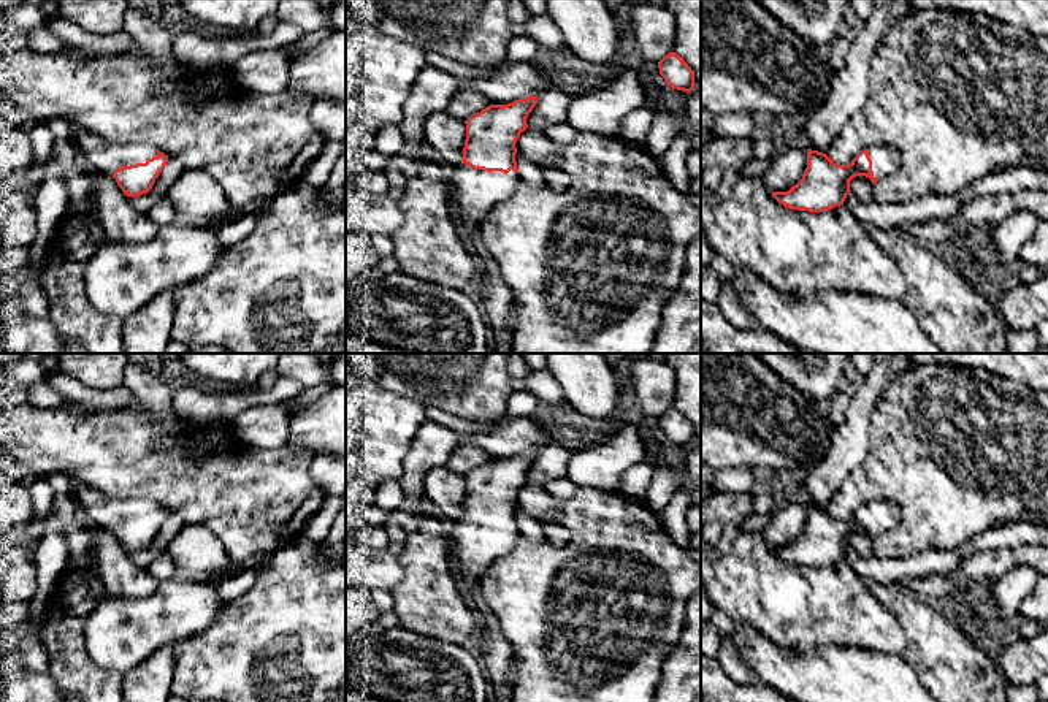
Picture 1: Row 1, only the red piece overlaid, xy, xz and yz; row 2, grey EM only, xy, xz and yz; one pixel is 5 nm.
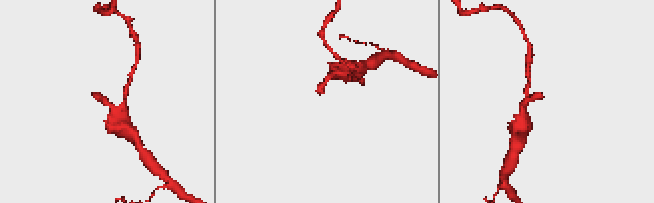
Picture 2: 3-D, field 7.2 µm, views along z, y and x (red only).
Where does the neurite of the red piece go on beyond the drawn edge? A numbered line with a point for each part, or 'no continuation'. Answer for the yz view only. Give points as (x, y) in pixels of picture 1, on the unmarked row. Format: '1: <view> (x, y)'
1: yz (885, 515)

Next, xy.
1: xy (107, 512)

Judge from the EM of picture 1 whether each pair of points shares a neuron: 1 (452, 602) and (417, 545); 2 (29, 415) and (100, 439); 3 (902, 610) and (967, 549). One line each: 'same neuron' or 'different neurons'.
1: same neuron
2: same neuron
3: different neurons

